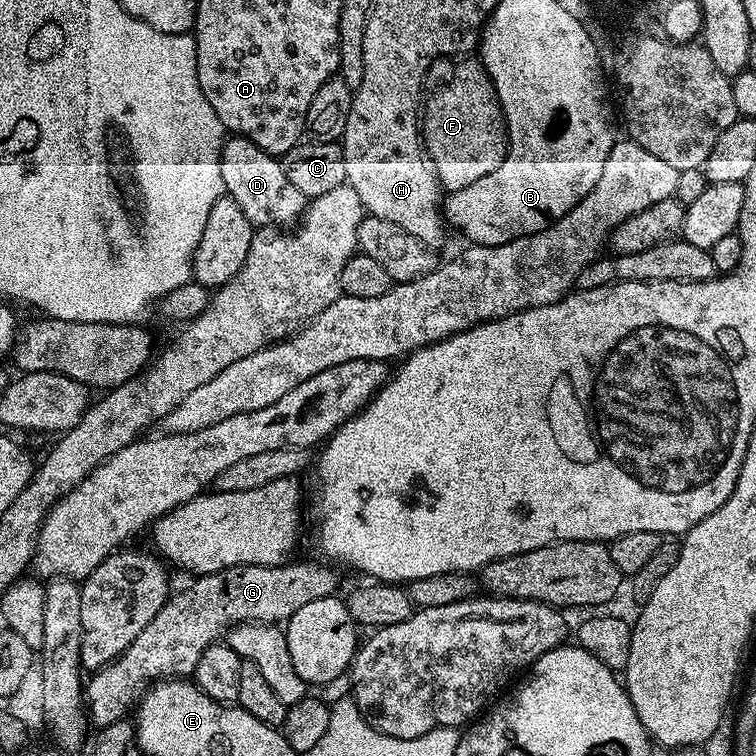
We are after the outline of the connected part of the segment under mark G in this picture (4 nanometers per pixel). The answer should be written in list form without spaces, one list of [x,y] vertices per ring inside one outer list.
[[[286,562],[274,567],[262,567],[260,564],[243,564],[228,568],[226,571],[197,577],[188,588],[180,593],[169,595],[168,601],[154,614],[150,626],[130,642],[130,646],[111,664],[91,673],[92,681],[88,680],[83,689],[87,719],[97,729],[110,726],[114,722],[125,719],[133,711],[134,705],[140,700],[153,682],[175,681],[177,678],[191,677],[197,668],[198,660],[210,645],[217,643],[221,636],[231,627],[242,623],[280,624],[286,622],[295,610],[306,606],[315,598],[333,595],[338,582],[335,574],[328,570],[327,565],[308,565],[304,562],[292,565]]]

